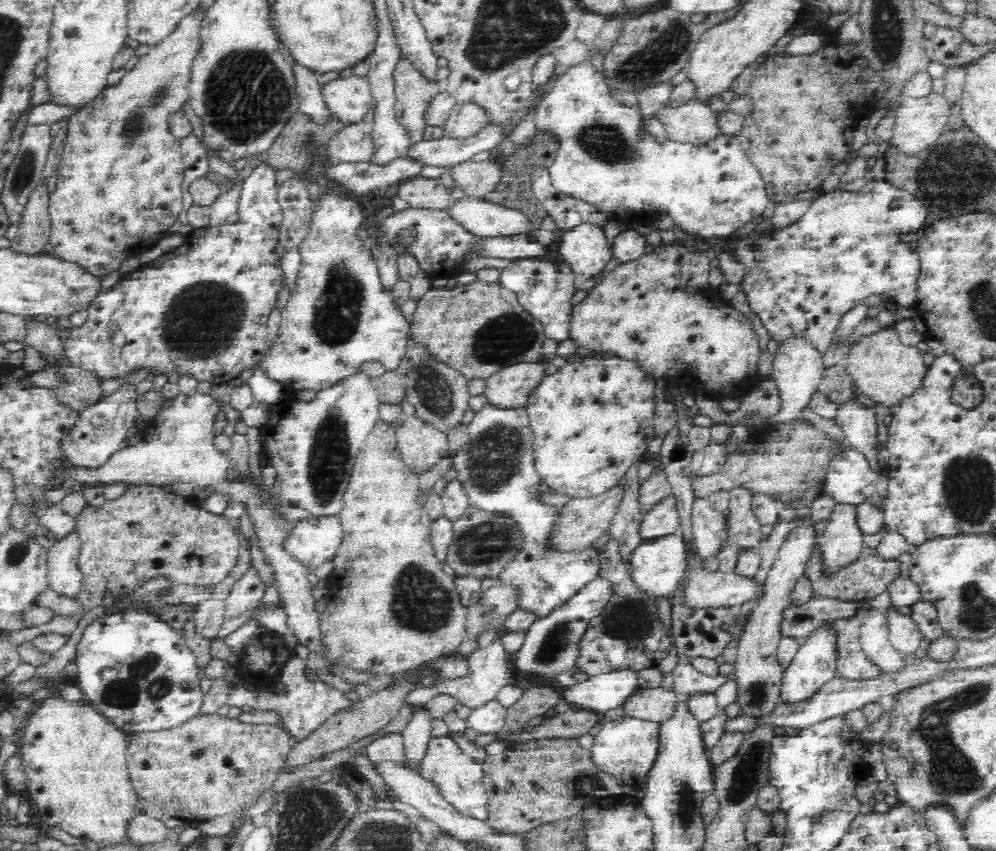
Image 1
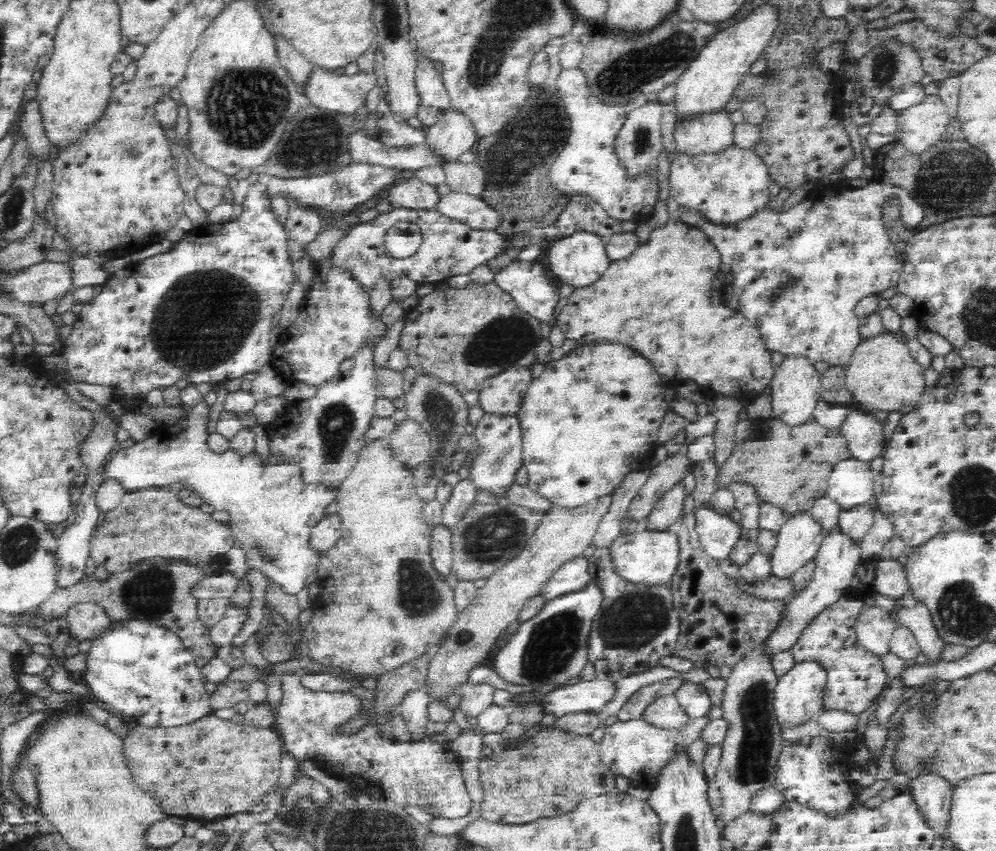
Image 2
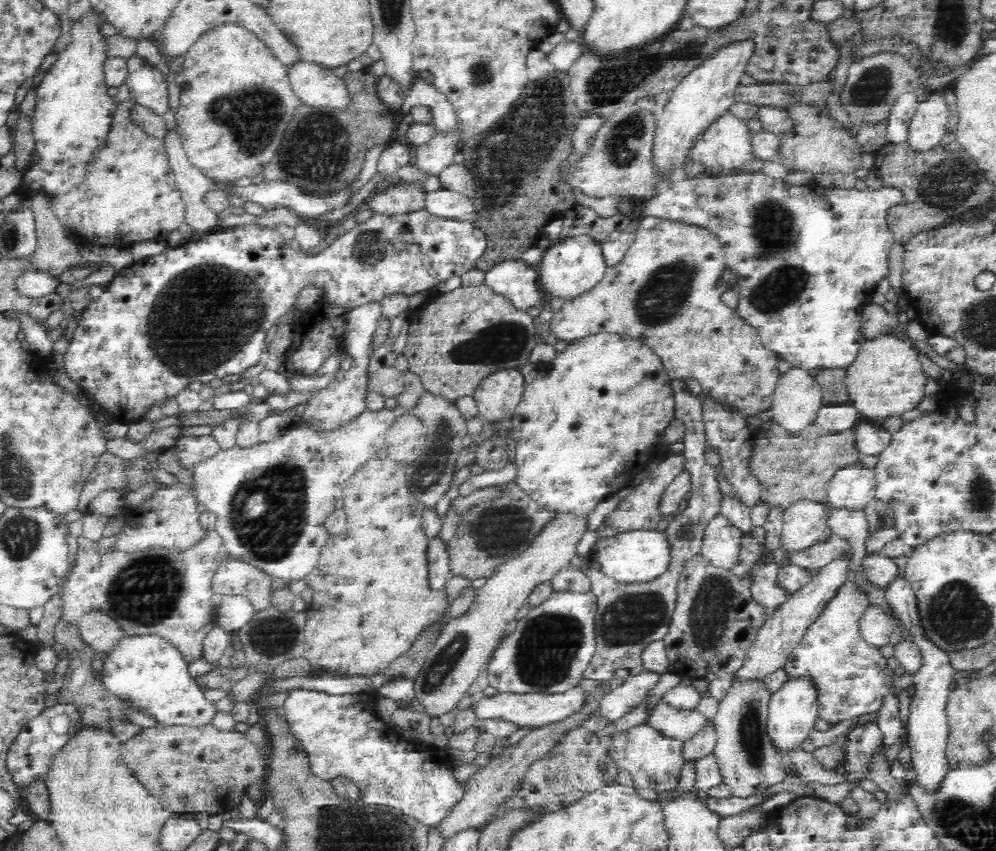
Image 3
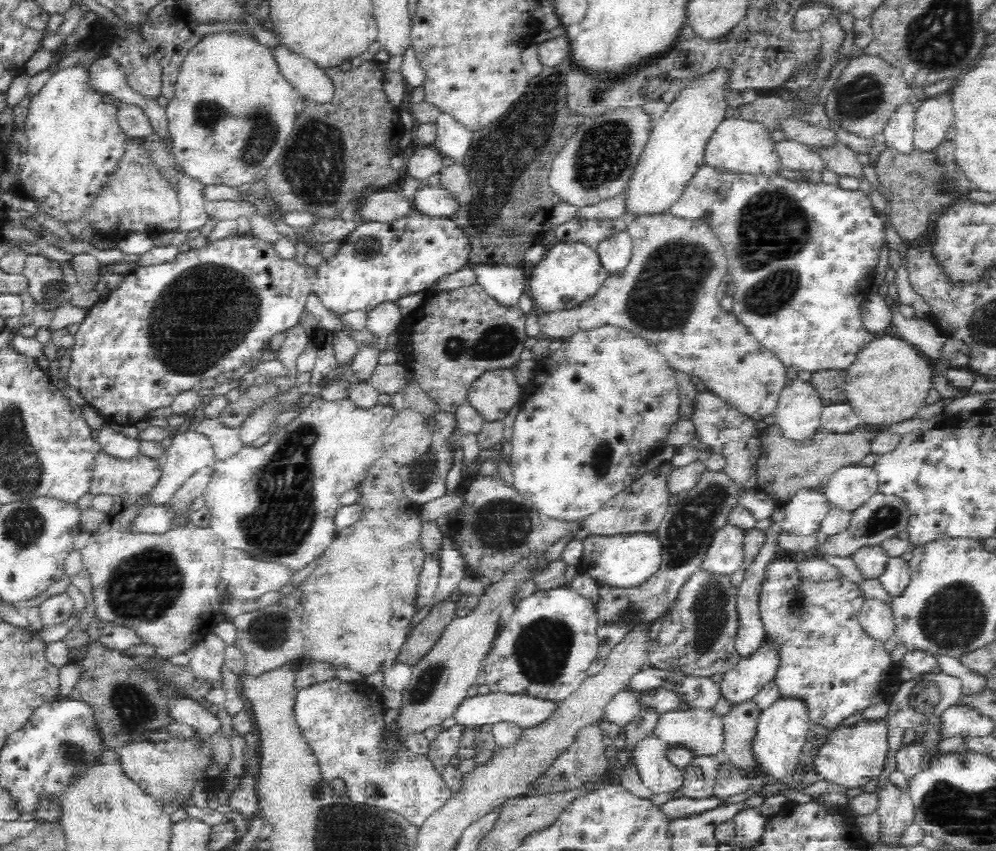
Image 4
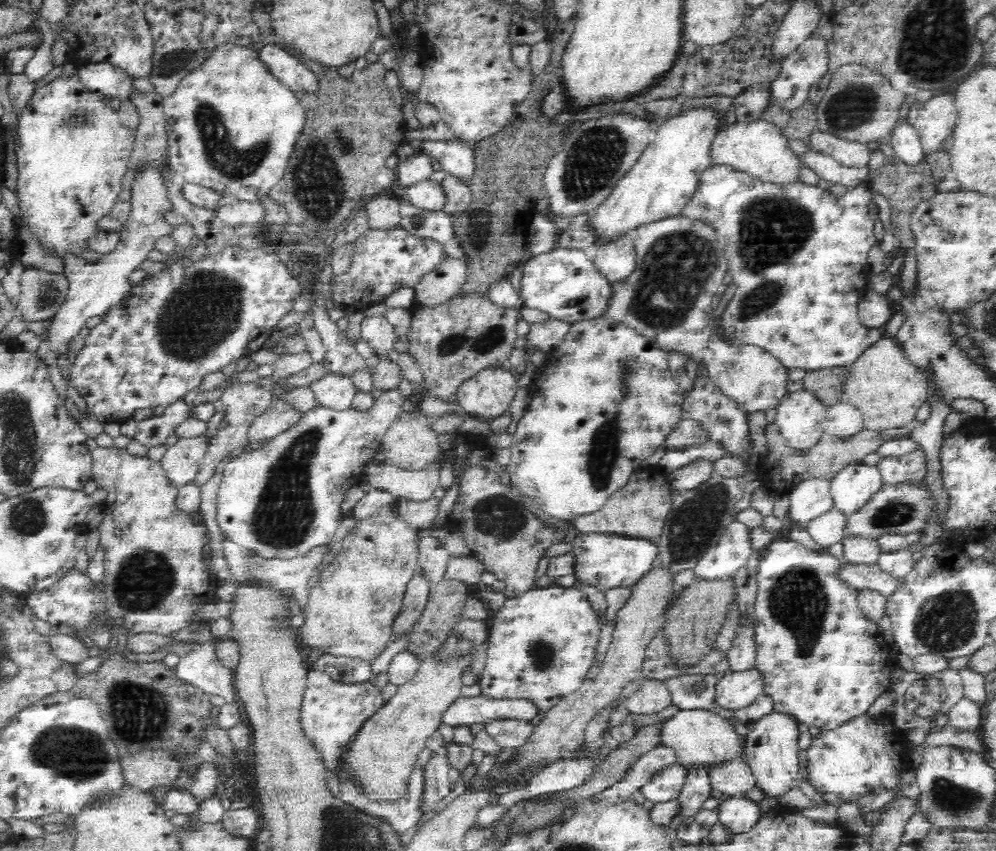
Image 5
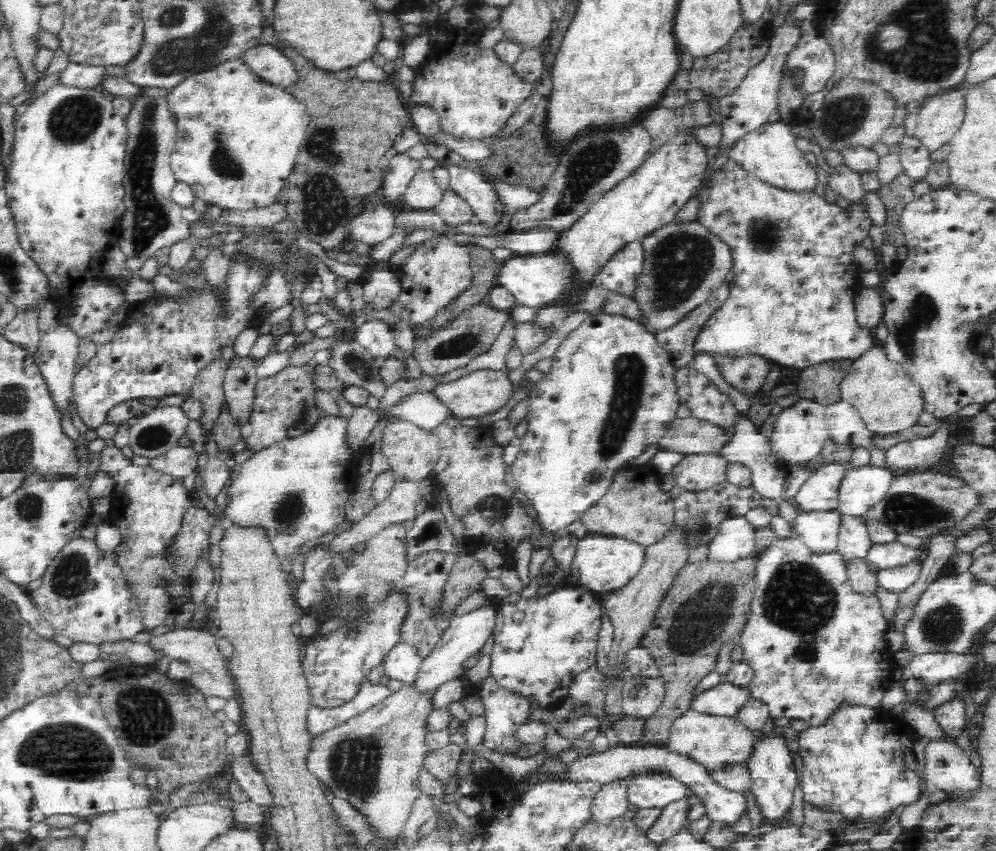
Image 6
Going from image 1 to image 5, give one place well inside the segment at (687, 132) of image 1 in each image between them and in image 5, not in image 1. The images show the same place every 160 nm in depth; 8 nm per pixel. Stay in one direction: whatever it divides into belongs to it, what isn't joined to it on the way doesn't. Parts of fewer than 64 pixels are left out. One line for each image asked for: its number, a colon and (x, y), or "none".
2: (706, 132)
3: (724, 144)
4: (736, 145)
5: (759, 148)

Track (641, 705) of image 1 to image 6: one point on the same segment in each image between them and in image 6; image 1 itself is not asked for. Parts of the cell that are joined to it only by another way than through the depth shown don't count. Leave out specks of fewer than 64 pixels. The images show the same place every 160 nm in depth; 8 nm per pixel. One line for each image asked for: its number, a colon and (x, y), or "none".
2: (665, 712)
3: (673, 723)
4: (700, 730)
5: (700, 738)
6: (714, 742)

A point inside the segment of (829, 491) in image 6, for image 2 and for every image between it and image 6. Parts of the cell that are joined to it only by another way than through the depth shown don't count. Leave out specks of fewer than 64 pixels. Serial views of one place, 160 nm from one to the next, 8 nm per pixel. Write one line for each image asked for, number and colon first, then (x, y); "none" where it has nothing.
2: (798, 541)
3: (804, 524)
4: (803, 514)
5: (811, 498)

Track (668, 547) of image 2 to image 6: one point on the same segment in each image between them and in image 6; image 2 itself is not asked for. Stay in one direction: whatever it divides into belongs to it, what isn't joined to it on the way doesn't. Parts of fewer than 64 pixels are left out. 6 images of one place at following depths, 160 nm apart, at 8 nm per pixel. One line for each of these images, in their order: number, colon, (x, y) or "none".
3: (640, 556)
4: (626, 560)
5: (605, 561)
6: (602, 564)

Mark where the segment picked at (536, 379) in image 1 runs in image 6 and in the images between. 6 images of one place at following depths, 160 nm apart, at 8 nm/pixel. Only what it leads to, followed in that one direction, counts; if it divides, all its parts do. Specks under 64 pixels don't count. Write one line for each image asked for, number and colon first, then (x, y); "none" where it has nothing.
2: (503, 394)
3: (497, 396)
4: (496, 392)
5: (489, 393)
6: (482, 392)

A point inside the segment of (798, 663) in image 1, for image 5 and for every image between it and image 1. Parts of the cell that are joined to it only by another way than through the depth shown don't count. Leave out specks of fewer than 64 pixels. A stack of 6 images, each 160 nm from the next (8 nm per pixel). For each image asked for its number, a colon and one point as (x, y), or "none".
2: (798, 694)
3: (793, 709)
4: (783, 728)
5: (771, 749)

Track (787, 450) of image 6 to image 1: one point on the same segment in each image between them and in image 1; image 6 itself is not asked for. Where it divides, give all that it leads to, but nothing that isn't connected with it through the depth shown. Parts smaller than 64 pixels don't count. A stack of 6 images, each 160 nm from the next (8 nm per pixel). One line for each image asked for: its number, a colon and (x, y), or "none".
1: (798, 366)
2: (795, 385)
3: (797, 397)
4: (799, 407)
5: (800, 415)

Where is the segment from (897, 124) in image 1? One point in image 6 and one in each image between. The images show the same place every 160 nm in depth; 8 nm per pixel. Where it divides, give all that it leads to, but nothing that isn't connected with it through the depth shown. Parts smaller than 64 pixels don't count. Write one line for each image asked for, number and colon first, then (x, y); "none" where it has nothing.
2: (920, 126)
3: (928, 125)
4: (934, 117)
5: (936, 120)
6: (939, 117)

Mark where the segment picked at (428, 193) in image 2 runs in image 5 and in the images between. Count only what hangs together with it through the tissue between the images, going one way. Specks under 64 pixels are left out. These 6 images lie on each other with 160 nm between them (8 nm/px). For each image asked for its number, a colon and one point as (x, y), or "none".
3: (406, 197)
4: (380, 206)
5: (383, 210)

